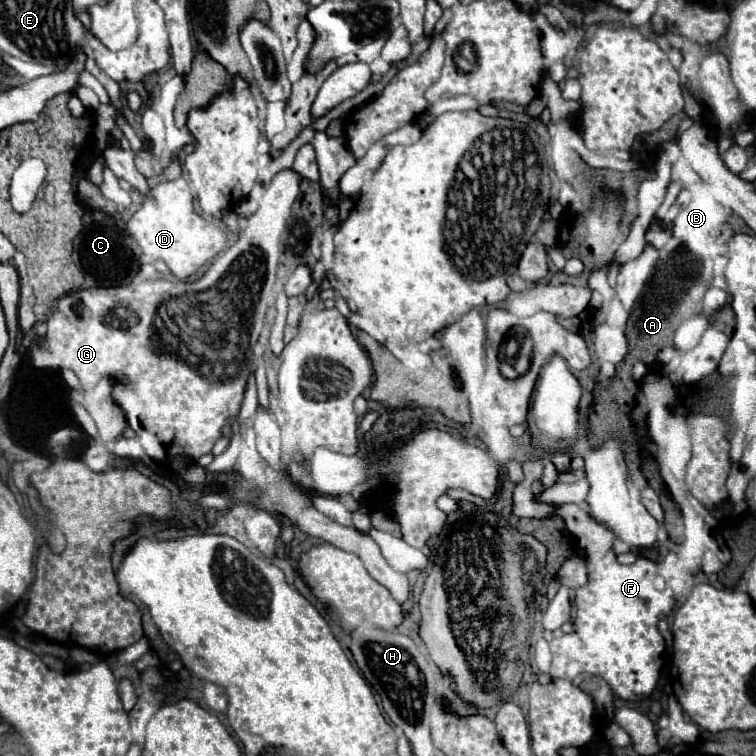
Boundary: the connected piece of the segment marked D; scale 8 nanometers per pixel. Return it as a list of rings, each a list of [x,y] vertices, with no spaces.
[[[184,178],[162,182],[152,188],[140,210],[128,220],[126,228],[142,248],[140,262],[164,260],[178,280],[188,280],[224,248],[224,232],[220,228],[212,228],[194,212],[194,198]]]

